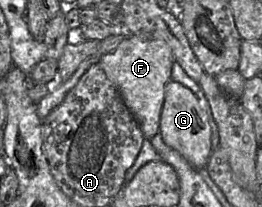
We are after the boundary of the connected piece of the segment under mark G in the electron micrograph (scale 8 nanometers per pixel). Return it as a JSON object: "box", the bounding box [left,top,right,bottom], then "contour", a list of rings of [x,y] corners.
{"box":[160,81,213,169],"contour":[[[169,81],[165,87],[160,134],[164,143],[180,153],[195,169],[206,167],[213,152],[208,115],[195,94],[179,82]]]}

